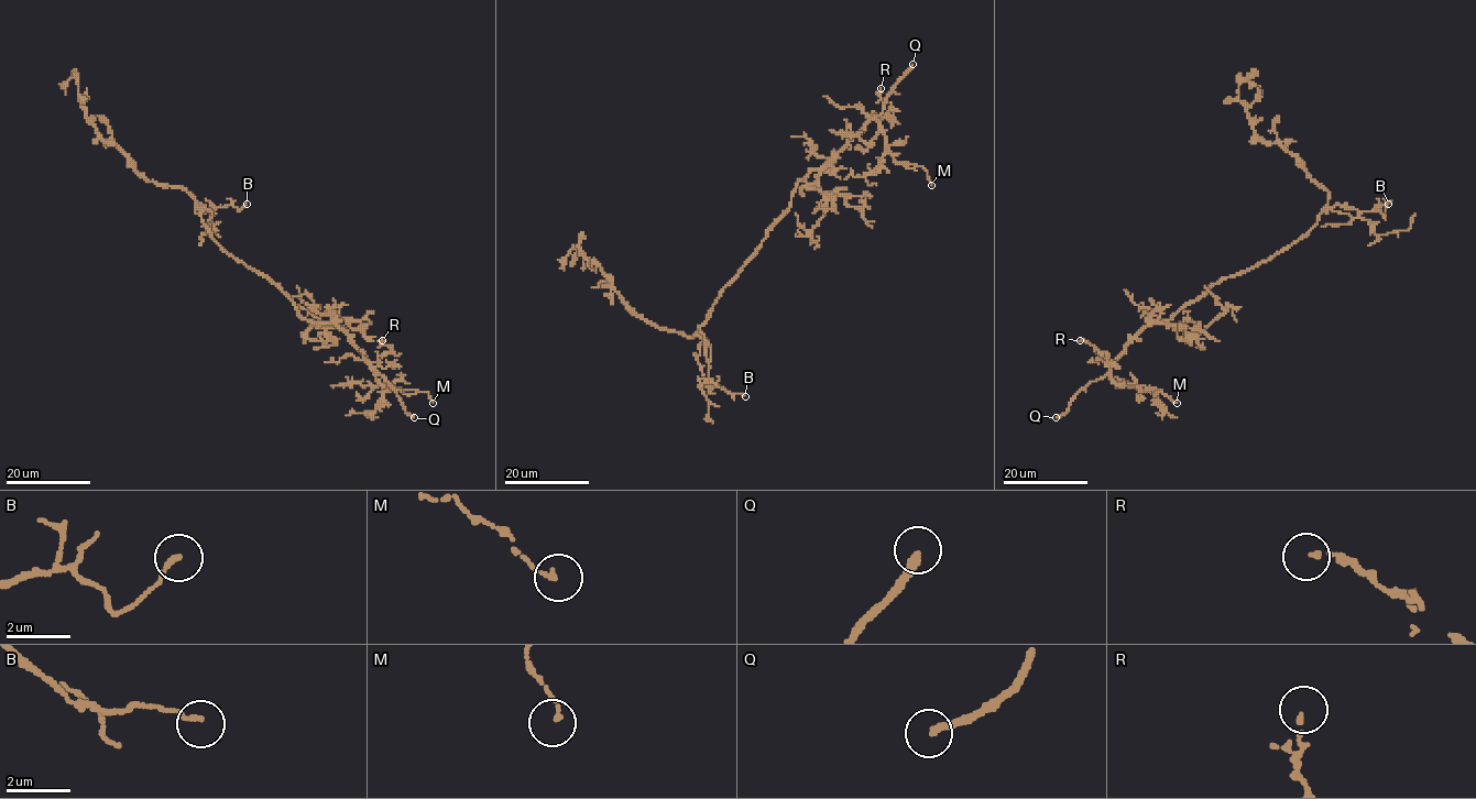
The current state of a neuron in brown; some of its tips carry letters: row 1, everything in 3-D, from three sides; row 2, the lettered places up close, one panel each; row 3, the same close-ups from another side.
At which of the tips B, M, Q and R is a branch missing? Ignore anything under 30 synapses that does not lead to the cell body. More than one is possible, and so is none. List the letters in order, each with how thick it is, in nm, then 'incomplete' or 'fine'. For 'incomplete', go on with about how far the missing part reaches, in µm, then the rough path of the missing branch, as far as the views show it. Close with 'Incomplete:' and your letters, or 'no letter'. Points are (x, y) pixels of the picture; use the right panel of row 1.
B: calibre 140 nm; fine
M: calibre 130 nm; fine
Q: calibre 240 nm; incomplete; missing 35 µm; course (1056, 417), (1056, 427), (1061, 433), (1068, 438), (1084, 439), (1090, 448), (1082, 450), (1050, 440)
R: calibre 130 nm; fine
Incomplete: Q

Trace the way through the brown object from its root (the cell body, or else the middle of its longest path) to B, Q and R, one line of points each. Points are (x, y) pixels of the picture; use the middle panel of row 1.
B: (739, 271), (700, 326), (702, 341), (698, 346), (697, 361), (709, 382), (728, 393), (745, 396)
Q: (739, 271), (788, 207), (796, 185), (815, 168), (822, 168), (882, 111), (886, 97), (913, 64)
R: (739, 271), (788, 207), (796, 185), (888, 110), (881, 88)

